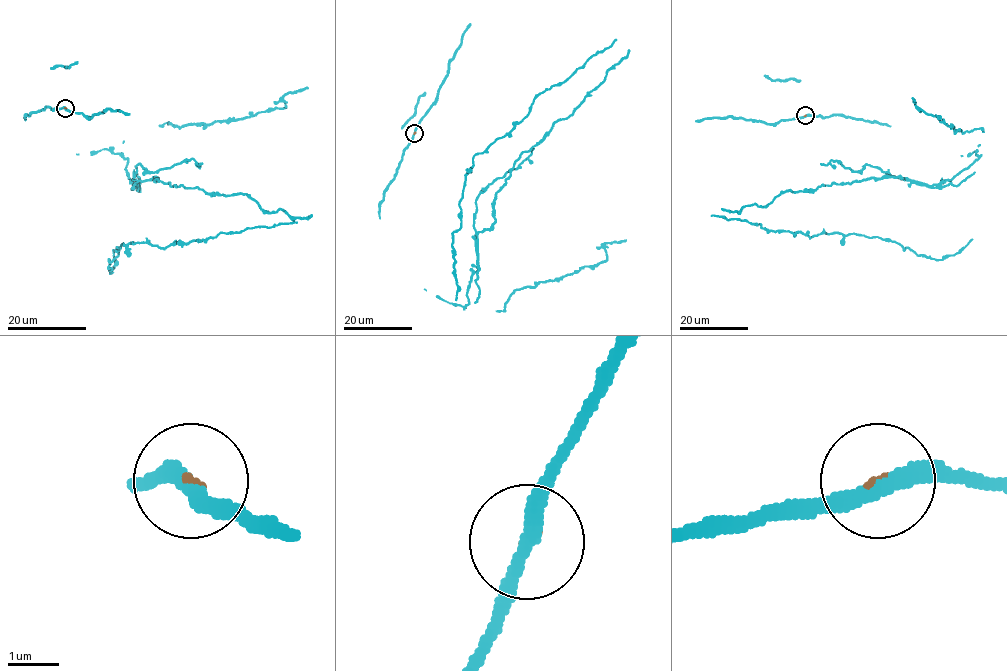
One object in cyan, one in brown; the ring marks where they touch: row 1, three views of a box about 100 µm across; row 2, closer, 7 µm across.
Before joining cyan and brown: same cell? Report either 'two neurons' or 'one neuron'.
two neurons

